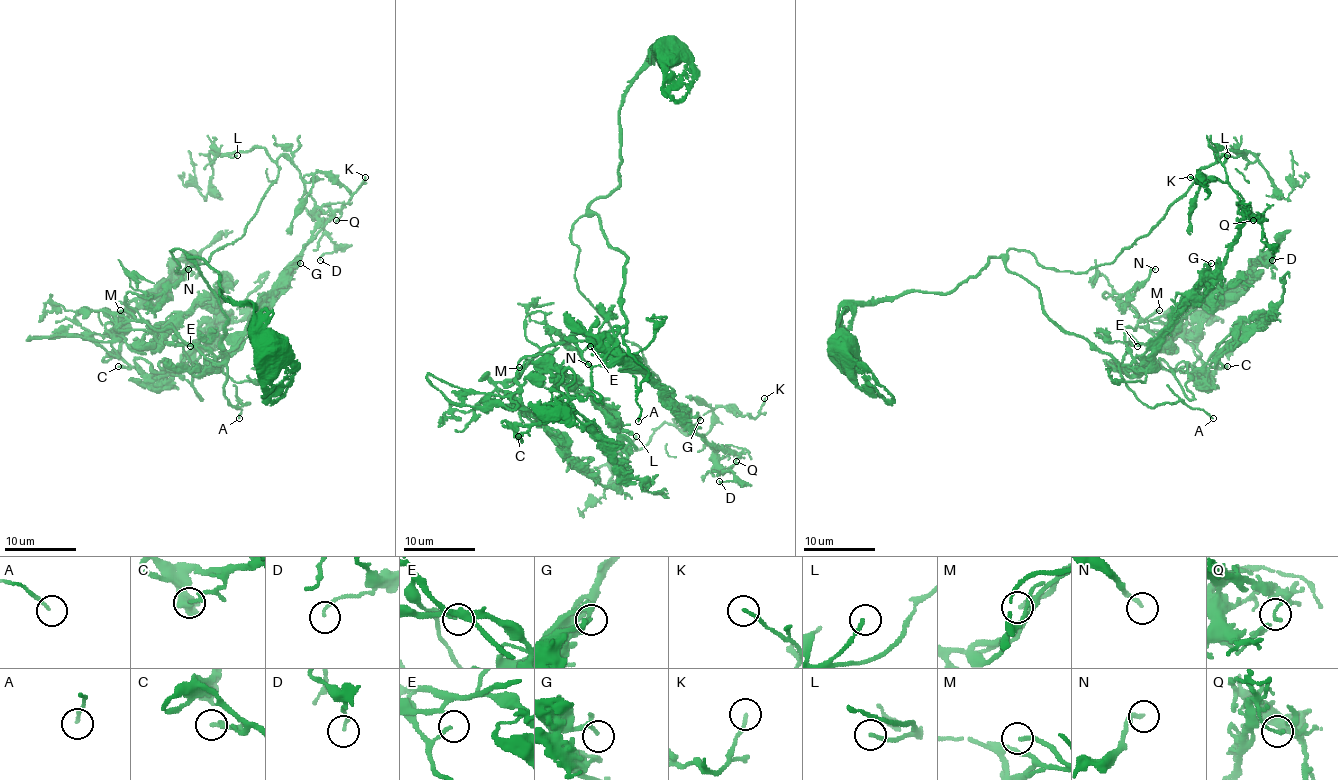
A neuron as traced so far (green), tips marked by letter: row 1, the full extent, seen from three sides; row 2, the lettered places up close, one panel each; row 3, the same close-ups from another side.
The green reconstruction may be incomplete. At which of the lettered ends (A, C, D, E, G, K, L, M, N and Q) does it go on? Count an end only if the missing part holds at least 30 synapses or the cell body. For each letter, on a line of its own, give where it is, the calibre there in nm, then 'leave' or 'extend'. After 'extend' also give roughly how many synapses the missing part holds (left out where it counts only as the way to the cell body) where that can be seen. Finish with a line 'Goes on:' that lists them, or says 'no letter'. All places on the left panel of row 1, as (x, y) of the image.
A: place (239, 418); calibre 140 nm; extend; 200 synapses
C: place (118, 366); calibre 200 nm; leave
D: place (320, 260); calibre 130 nm; leave
E: place (190, 346); calibre 160 nm; leave
G: place (300, 263); calibre 140 nm; leave
K: place (365, 177); calibre 160 nm; leave
L: place (237, 155); calibre 170 nm; extend; 40 synapses
M: place (120, 310); calibre 170 nm; extend; 200 synapses
N: place (188, 269); calibre 200 nm; leave
Q: place (336, 220); calibre 110 nm; leave
Goes on: A, L, M

